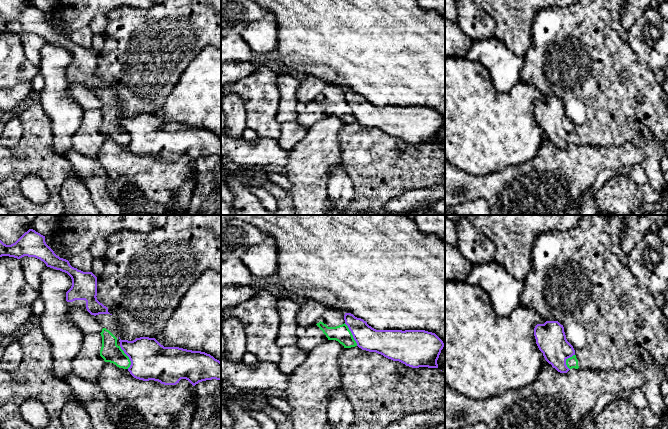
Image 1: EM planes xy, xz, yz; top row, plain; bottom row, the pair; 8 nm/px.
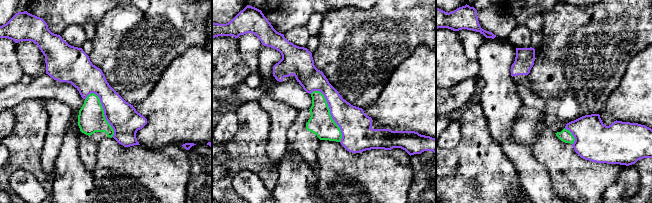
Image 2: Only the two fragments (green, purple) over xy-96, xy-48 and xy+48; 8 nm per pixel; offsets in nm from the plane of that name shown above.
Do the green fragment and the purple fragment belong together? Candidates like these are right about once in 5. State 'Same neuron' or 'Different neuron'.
Different neuron

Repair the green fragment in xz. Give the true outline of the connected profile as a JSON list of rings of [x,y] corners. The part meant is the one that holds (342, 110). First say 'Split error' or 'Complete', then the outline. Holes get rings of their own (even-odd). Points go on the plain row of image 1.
Split error. [[[328,84],[316,101],[323,107],[328,116],[336,116],[344,122],[339,132],[342,148],[342,163],[348,173],[355,191],[343,215],[385,215],[383,207],[392,199],[400,197],[409,190],[423,189],[445,184],[445,149],[439,144],[412,144],[399,137],[393,137],[376,128],[362,126],[357,122],[351,107],[345,100],[345,88]]]

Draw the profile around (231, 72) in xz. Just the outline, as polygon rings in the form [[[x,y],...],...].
[[[221,62],[221,87],[237,82],[256,70],[256,66],[248,62]]]

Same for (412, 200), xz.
[[[445,184],[409,190],[385,204],[383,211],[385,215],[409,215],[428,204],[433,207],[440,199],[445,199]]]

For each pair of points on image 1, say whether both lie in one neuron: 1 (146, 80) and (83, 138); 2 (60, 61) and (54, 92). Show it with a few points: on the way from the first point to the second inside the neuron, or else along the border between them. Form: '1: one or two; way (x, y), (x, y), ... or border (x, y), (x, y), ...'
1: two; border (100, 109), (100, 132), (105, 137)
2: one; way (55, 69), (55, 84)

